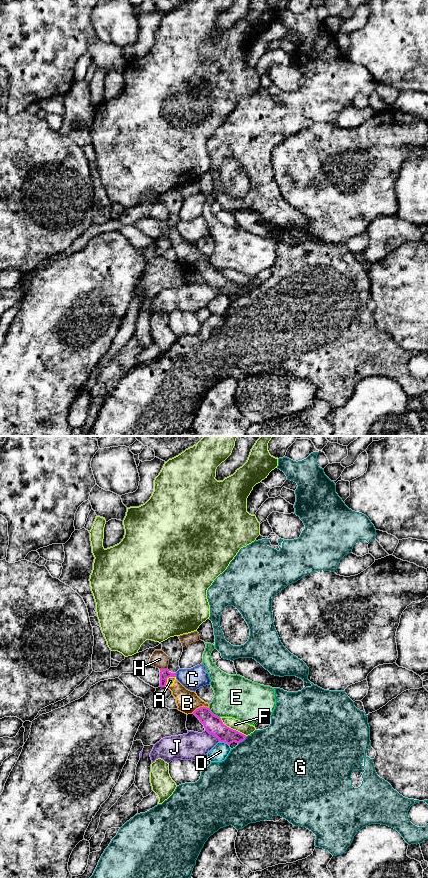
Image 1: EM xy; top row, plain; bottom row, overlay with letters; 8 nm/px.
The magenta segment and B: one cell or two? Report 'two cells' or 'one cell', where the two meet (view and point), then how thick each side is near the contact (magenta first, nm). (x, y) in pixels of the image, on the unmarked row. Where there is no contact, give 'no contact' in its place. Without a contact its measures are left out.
two cells | xy (200, 259) | 150/180 nm

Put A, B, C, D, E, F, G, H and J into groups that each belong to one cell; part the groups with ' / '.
A B / C / D / E / F / G / H / J

